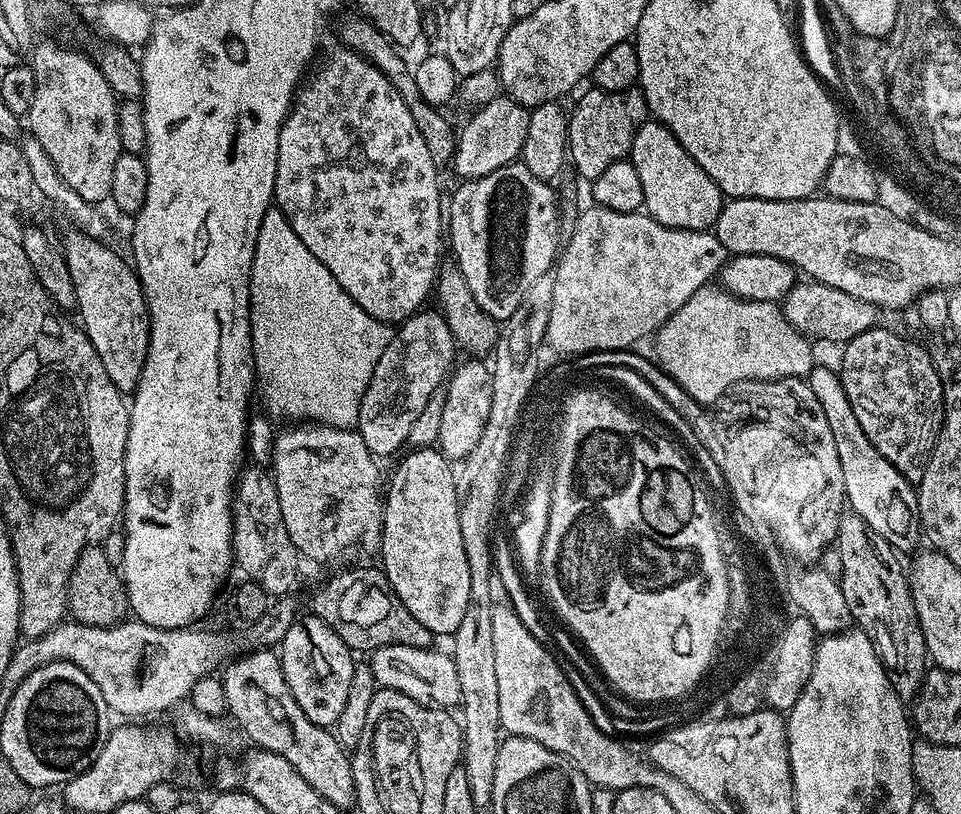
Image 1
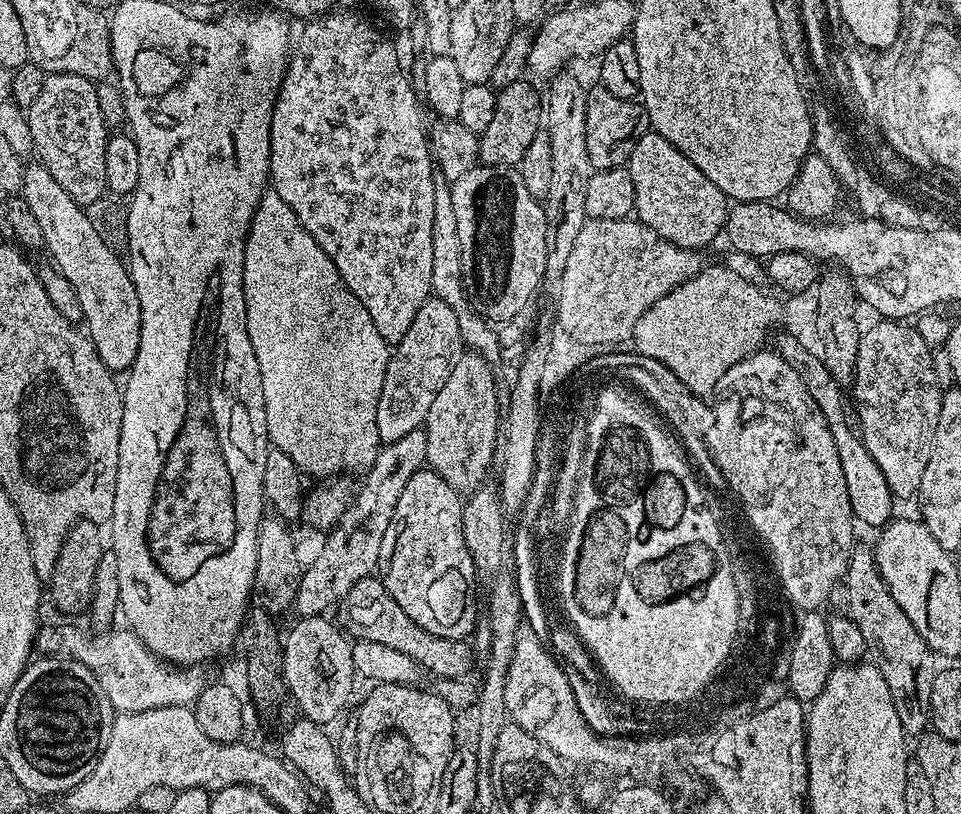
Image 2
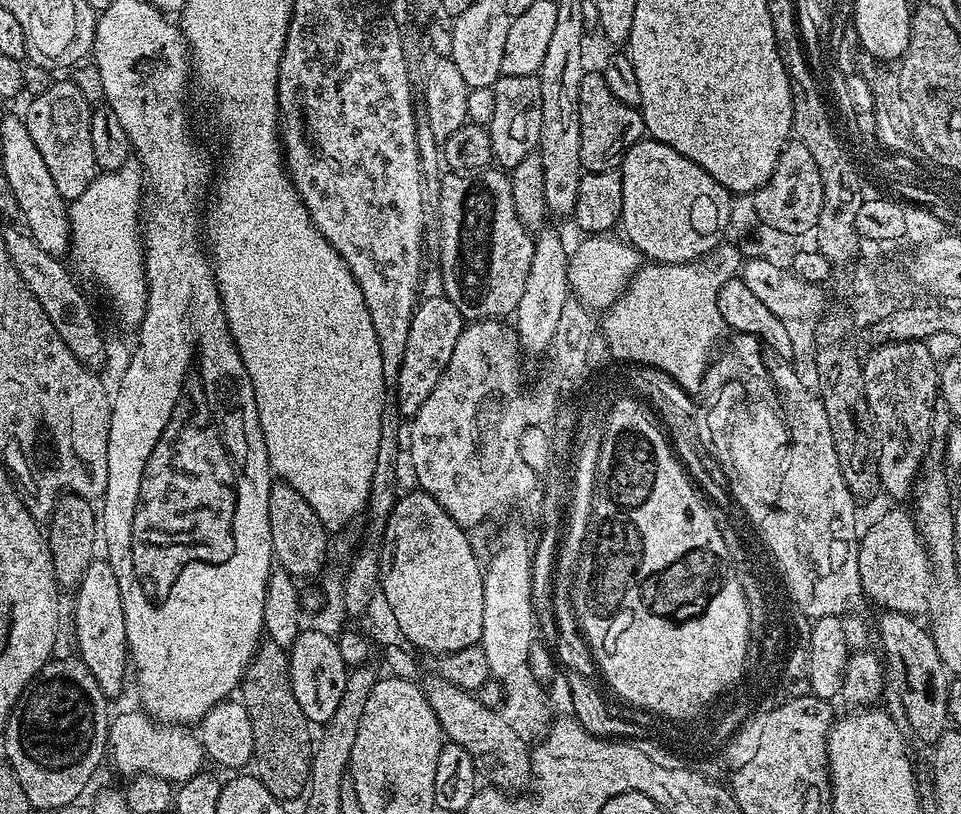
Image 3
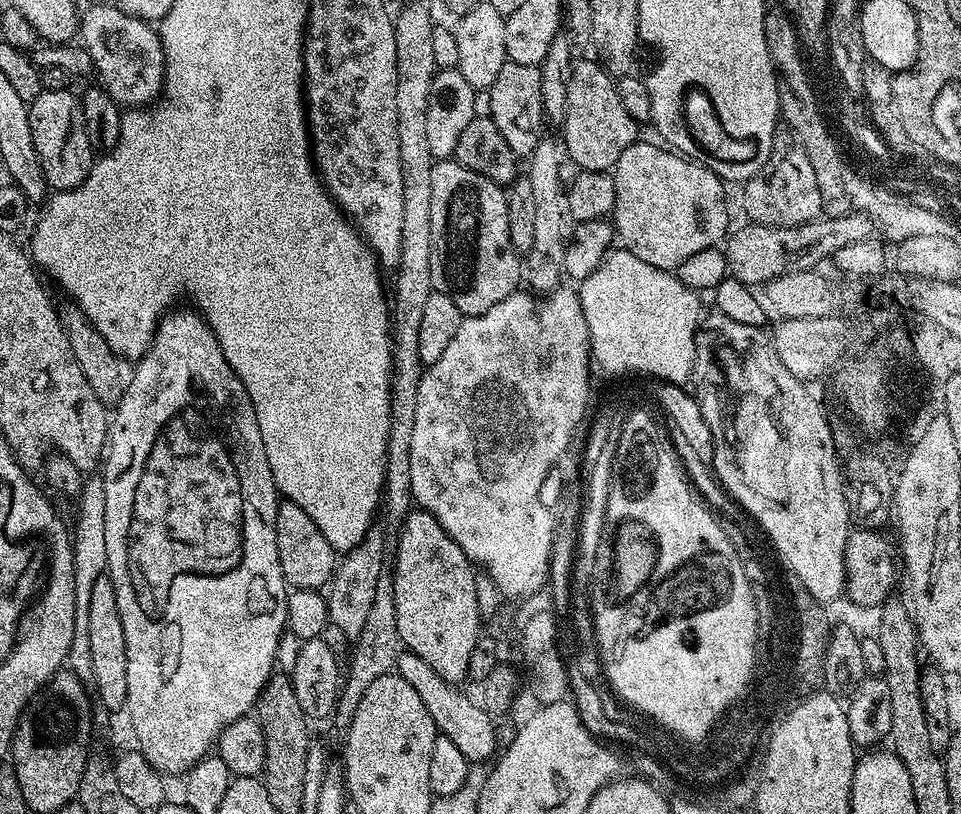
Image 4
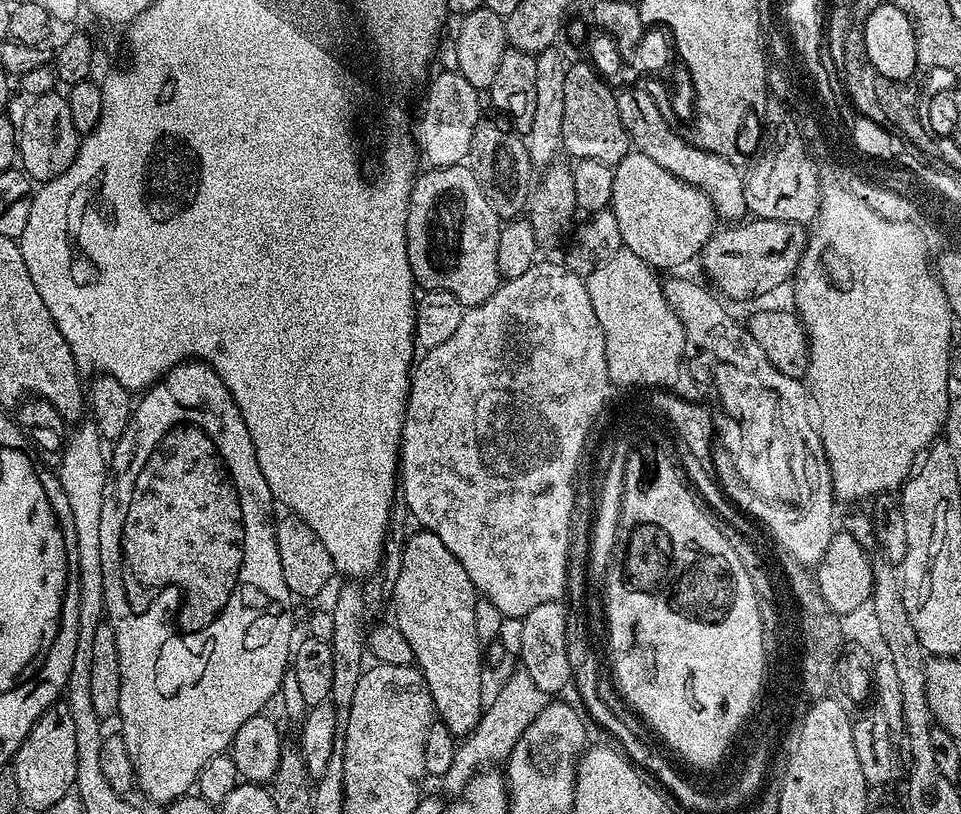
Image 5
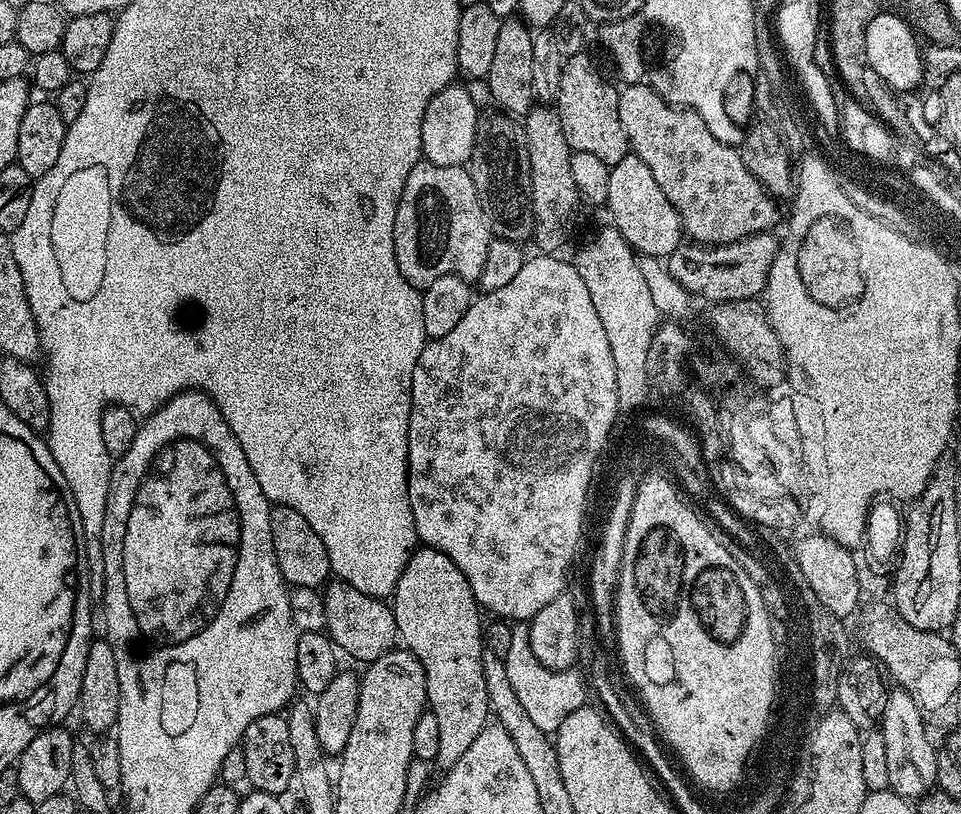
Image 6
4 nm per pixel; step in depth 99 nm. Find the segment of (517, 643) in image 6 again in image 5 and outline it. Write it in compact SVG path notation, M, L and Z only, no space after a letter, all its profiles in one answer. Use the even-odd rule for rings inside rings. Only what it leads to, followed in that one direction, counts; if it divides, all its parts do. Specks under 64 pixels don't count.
M517 670L508 681L500 688L500 693L496 697L491 697L490 703L485 707L480 720L476 723L474 731L469 732L457 743L454 762L450 762L450 770L441 777L441 786L438 787L441 793L452 792L459 794L464 787L472 781L481 767L480 756L485 756L488 760L503 761L514 750L518 738L542 714L542 710L550 702L549 693L539 688L533 679L524 670Z

